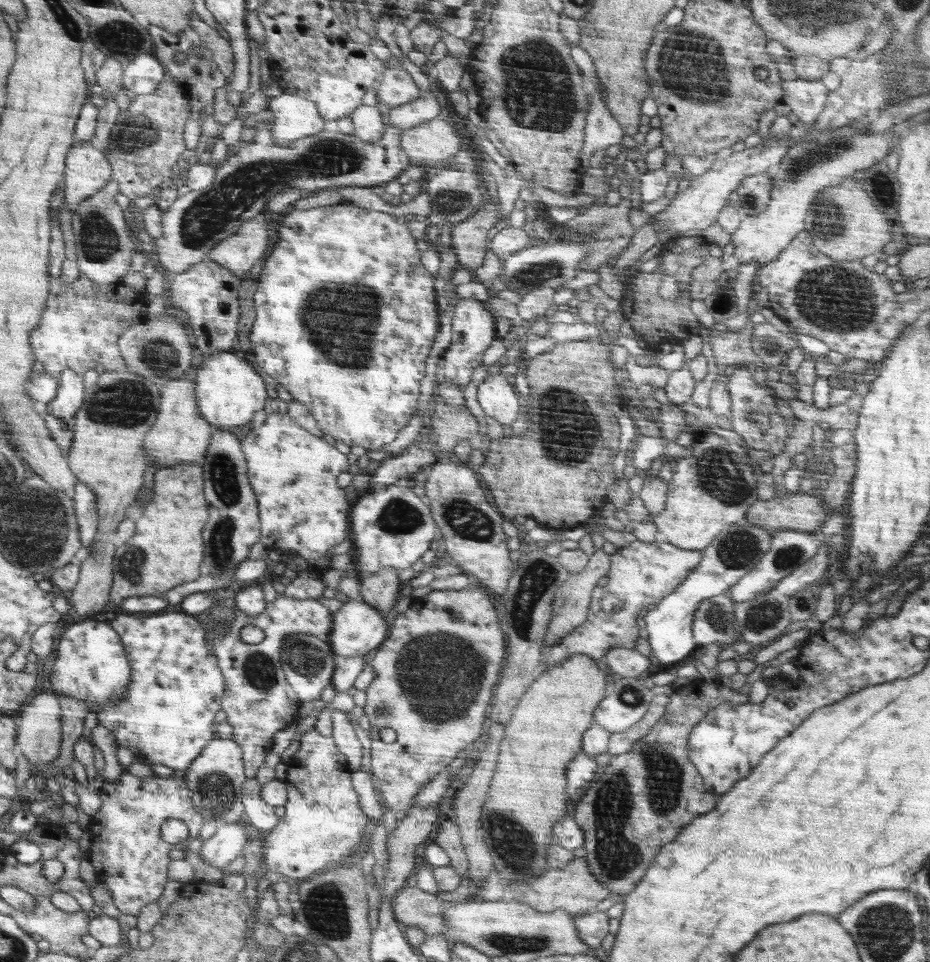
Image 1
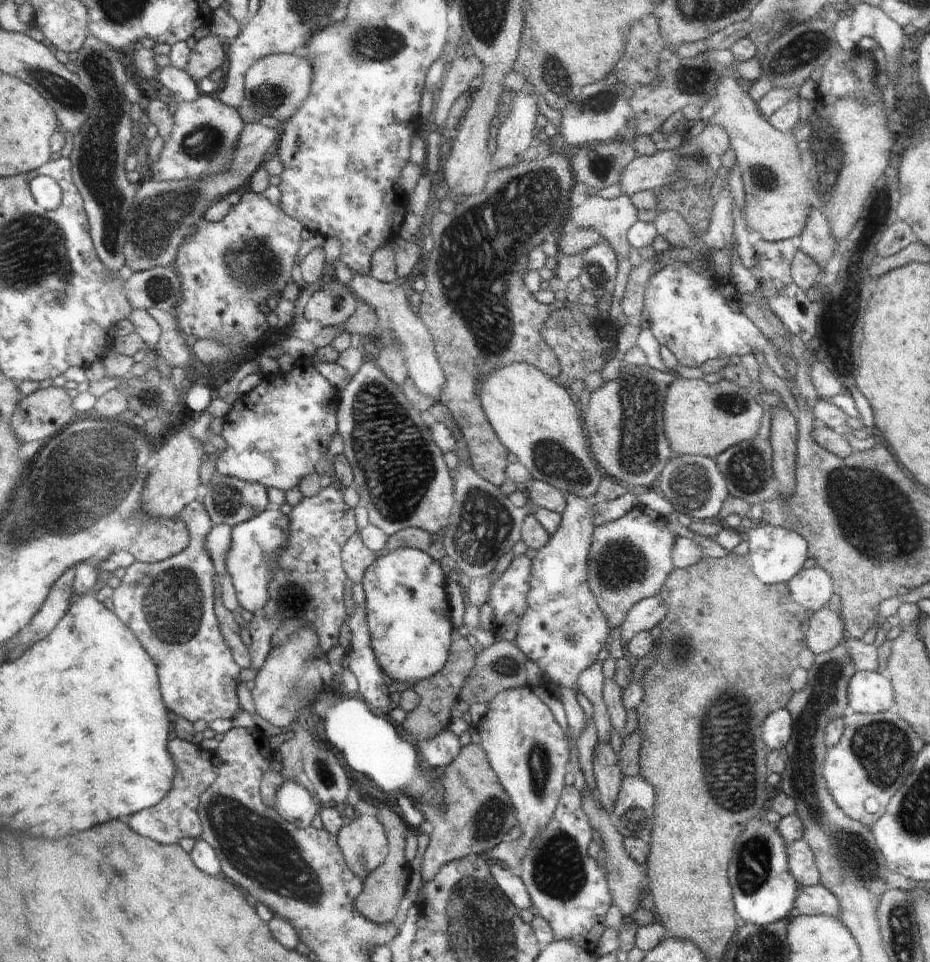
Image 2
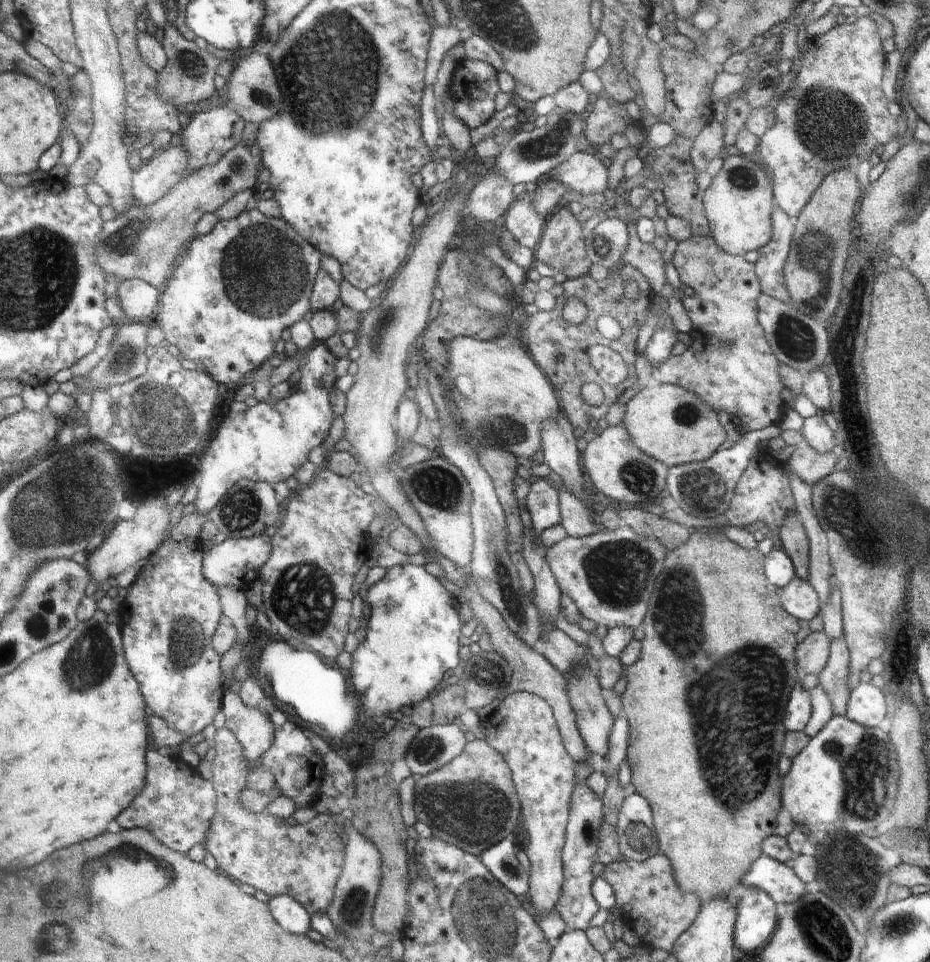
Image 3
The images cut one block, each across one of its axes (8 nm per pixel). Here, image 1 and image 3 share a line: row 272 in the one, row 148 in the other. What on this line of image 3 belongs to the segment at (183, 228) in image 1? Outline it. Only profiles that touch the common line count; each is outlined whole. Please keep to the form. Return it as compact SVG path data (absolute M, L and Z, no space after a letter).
M177 141L161 155L154 155L135 172L133 187L139 204L150 206L164 198L189 165L189 156Z

